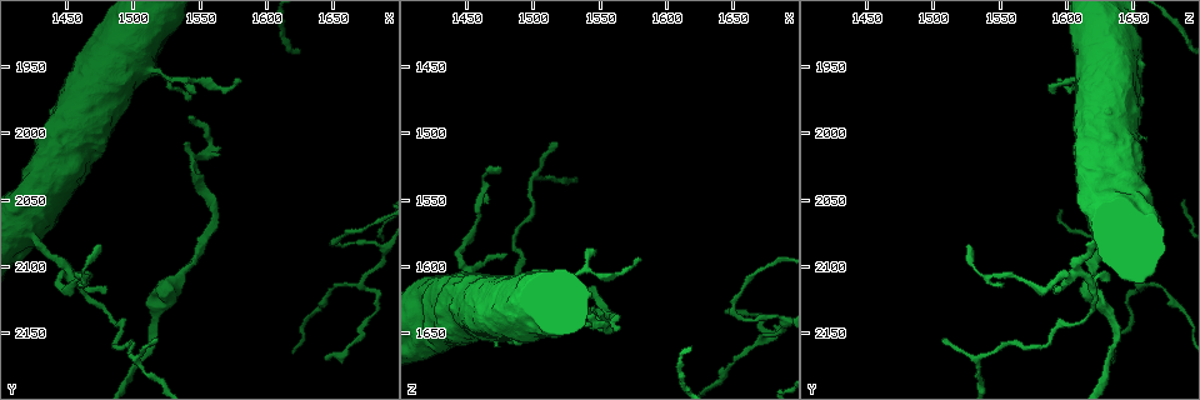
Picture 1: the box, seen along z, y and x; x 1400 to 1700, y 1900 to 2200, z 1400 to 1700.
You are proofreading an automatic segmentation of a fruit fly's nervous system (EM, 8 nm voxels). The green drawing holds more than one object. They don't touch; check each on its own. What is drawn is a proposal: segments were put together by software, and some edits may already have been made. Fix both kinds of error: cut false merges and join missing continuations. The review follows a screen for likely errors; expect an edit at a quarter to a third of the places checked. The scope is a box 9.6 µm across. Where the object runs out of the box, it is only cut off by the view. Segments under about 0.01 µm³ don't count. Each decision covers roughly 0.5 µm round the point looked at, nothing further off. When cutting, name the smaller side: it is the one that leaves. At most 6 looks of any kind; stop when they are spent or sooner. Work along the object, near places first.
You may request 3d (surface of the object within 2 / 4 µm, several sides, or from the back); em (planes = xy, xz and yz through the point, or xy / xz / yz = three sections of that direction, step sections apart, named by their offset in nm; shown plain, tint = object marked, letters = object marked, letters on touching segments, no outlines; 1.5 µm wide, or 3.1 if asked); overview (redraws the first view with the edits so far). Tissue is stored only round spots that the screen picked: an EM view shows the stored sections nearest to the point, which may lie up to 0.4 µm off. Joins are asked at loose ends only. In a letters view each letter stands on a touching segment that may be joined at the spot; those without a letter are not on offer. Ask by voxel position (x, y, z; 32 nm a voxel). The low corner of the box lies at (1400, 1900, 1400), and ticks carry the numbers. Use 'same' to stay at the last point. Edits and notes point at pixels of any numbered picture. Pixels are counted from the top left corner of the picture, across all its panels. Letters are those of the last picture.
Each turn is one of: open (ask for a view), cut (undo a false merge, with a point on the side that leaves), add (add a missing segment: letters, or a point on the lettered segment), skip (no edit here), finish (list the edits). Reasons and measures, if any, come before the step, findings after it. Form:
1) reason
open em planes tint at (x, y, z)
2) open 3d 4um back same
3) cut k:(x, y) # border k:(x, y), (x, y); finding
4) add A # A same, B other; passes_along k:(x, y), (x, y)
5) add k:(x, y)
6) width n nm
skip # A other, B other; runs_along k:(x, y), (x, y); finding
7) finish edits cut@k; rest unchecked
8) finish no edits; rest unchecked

sharp bend
open em planes tint at (1486, 2158, 1578)

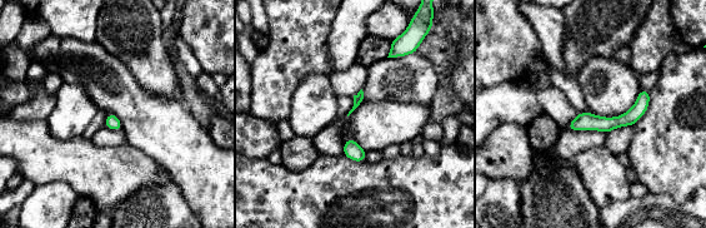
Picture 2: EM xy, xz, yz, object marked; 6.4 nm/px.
what lies round it
open em planes letters same

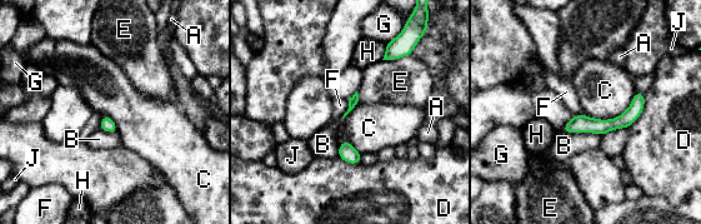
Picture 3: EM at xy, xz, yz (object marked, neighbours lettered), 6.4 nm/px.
skip # A other, B other, C other, D other, E other, F other, G other, H other, J other; runs_along 3:(641, 96), (621, 122), (566, 129); one neuron here

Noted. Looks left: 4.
branch stops here
open 3d 2um at (1470, 2106, 1630)

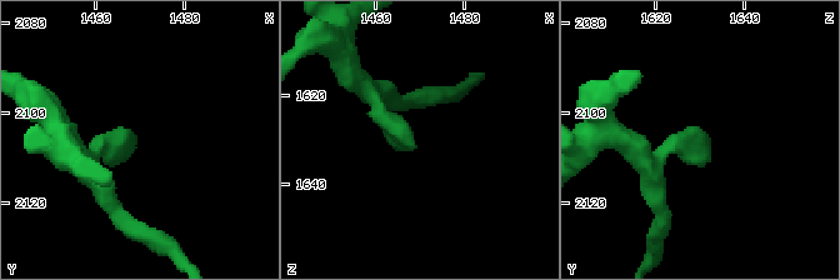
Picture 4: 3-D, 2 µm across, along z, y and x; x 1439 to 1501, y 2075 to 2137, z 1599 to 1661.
now the EM
open em yz step 4 tint at (1468, 2105, 1632)

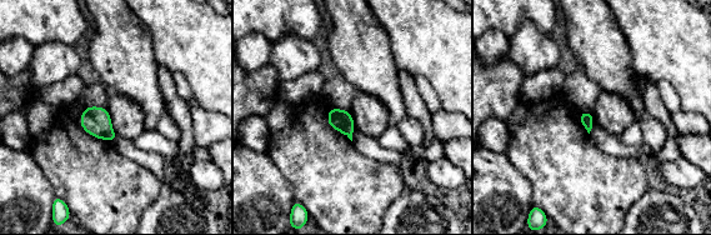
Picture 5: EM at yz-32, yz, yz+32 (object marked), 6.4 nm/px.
open em xz step 4 letters same

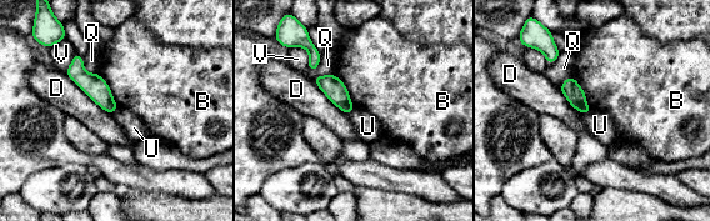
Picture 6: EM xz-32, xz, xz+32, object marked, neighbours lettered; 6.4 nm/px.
skip # B other, D other, Q other, U other, V other; runs_along 6:(76, 58), (76, 71), (111, 109); no lettered segment goes on from it

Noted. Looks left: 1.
open em planes letters at (1646, 2172, 1634)

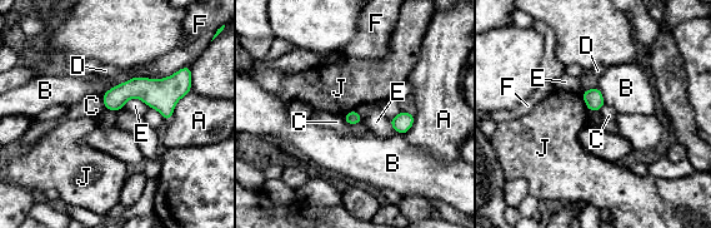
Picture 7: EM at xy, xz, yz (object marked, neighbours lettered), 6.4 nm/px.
skip # A other, B other, C other, D other, E other, F other, J other; runs_along 7:(184, 89), (128, 89), (105, 98); none of them fits

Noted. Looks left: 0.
finish no edits; rest unchecked

